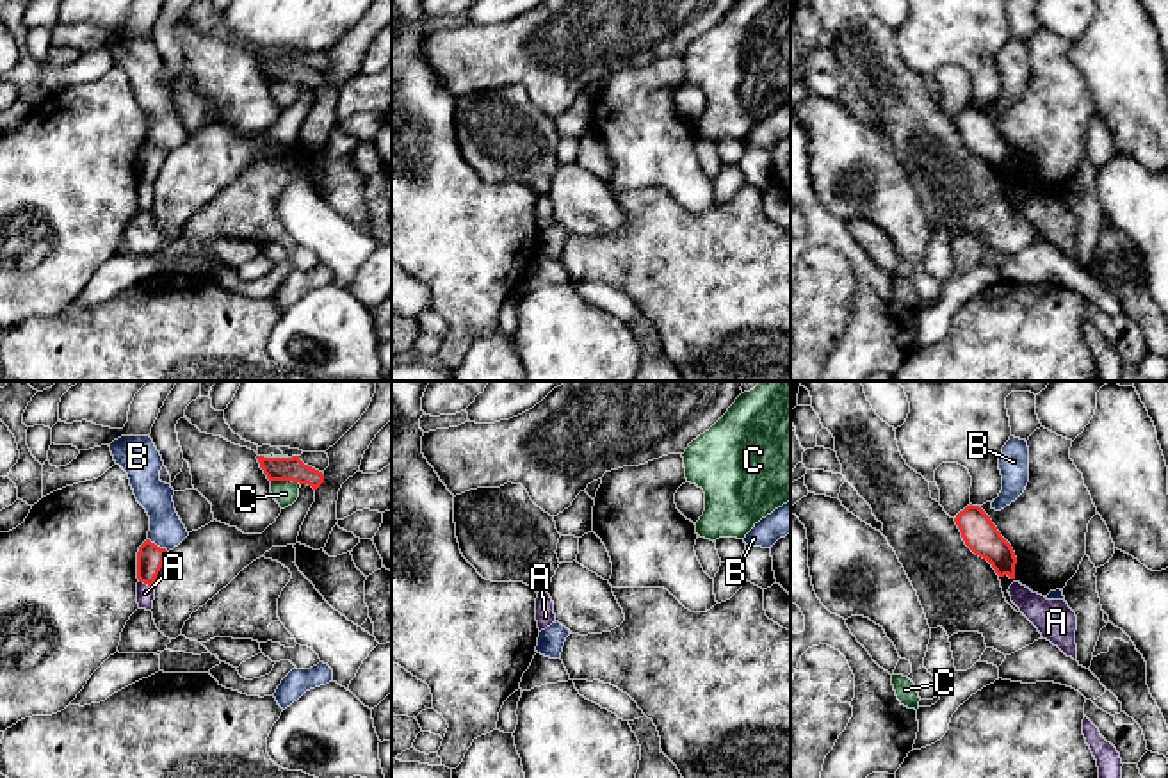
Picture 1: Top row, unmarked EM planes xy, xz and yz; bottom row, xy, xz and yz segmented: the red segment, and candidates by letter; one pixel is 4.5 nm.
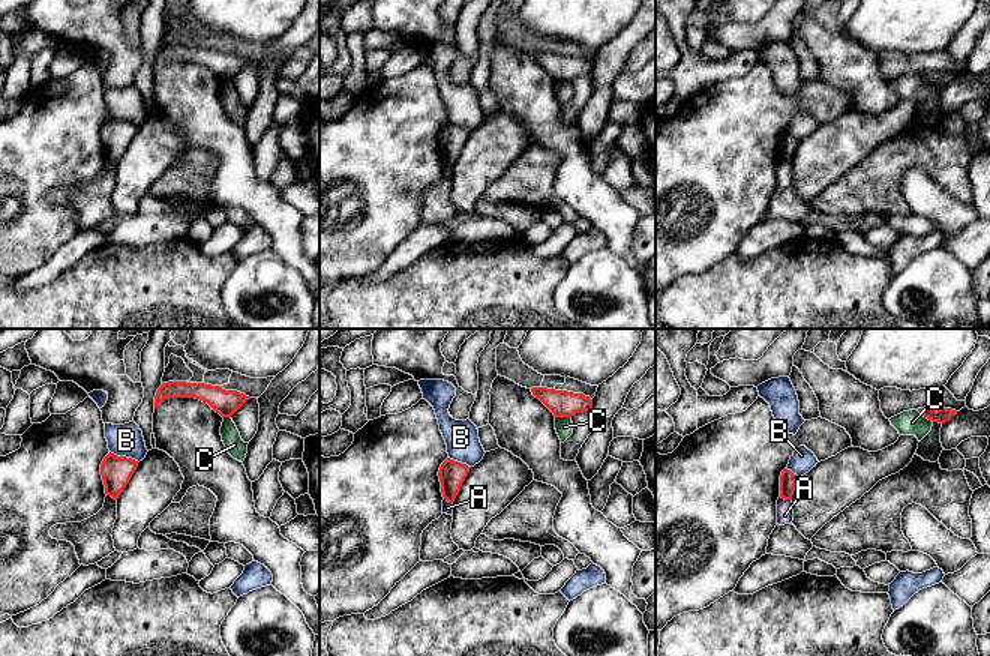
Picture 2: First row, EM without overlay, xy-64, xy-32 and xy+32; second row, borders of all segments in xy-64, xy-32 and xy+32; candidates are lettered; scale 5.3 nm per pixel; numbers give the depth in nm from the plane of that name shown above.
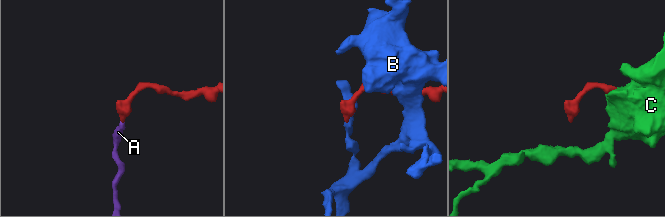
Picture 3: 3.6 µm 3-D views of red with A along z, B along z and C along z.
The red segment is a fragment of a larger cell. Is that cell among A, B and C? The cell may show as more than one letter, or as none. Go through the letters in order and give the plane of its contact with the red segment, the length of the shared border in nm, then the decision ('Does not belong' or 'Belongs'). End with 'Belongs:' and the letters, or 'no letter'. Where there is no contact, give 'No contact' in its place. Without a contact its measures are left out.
A: Touches red in xy. Shared border 80 nm. Belongs
B: Touches red in xy. Shared border 110 nm. Does not belong
C: Touches red in xy. Shared border 140 nm. Does not belong
Belongs: A

